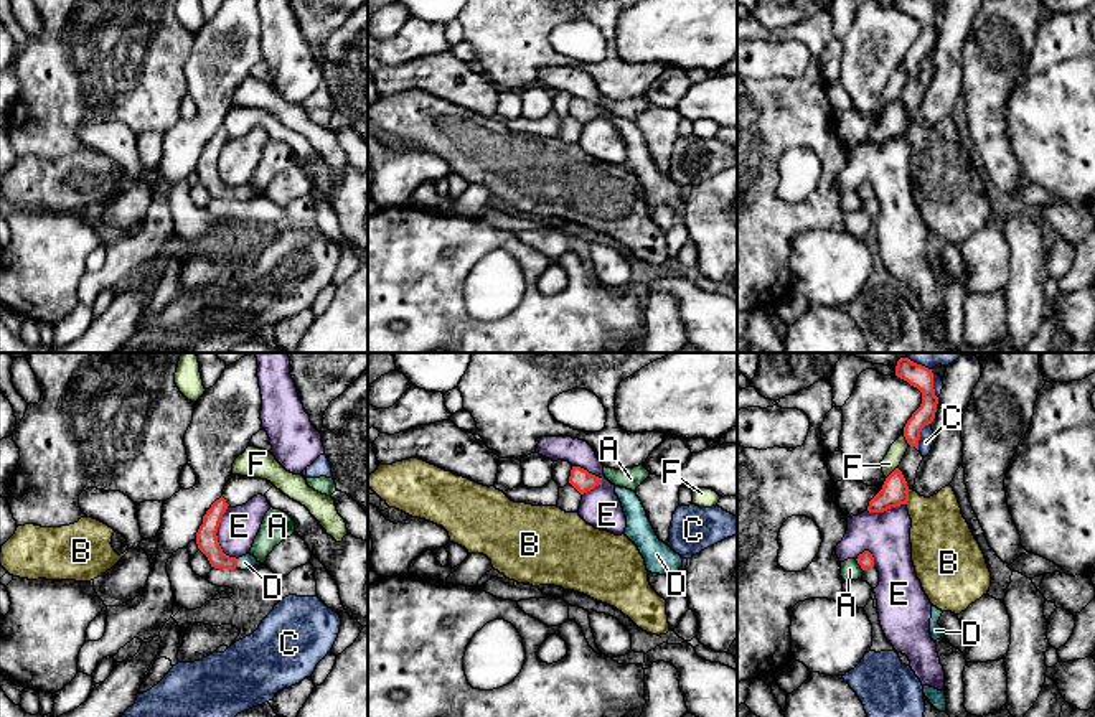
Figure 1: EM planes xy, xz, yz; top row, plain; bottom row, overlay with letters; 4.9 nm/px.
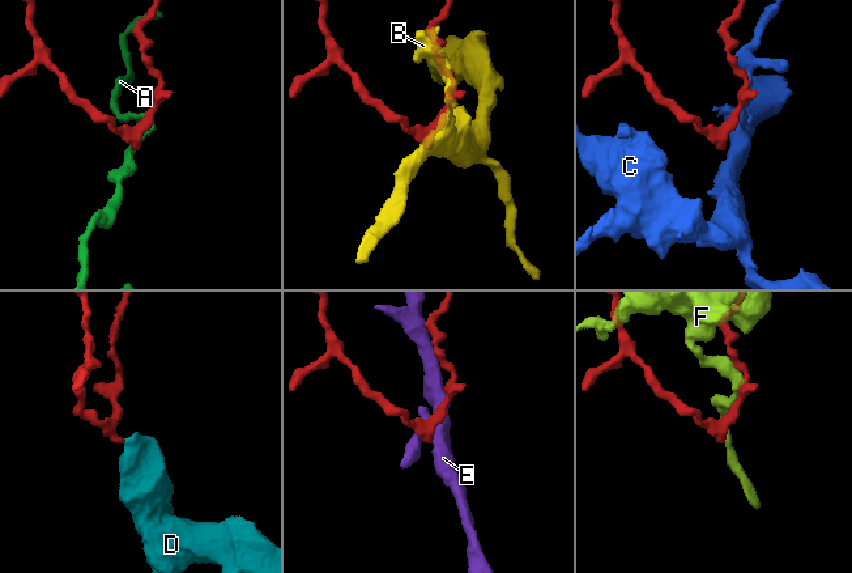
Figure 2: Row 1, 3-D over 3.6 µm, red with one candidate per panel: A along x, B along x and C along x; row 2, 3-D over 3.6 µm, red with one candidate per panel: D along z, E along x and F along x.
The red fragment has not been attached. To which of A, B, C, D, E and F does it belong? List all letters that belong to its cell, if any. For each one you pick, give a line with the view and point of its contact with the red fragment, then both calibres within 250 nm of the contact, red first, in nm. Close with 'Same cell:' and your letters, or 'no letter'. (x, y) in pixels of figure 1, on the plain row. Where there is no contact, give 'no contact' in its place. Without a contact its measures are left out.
D: xy (236, 193) | 110/70 nm
Same cell: D

